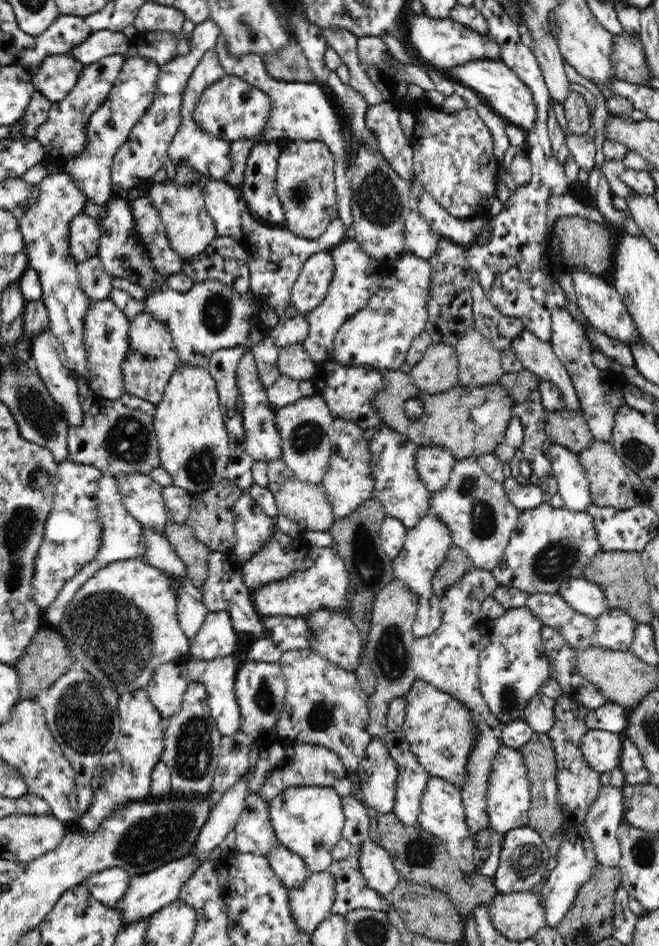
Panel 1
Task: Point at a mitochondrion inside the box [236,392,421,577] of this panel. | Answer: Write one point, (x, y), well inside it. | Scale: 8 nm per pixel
(306, 435)

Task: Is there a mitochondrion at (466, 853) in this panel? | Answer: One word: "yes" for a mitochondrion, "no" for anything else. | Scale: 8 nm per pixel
no

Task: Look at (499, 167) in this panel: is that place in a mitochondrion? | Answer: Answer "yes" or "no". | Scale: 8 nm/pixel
no

